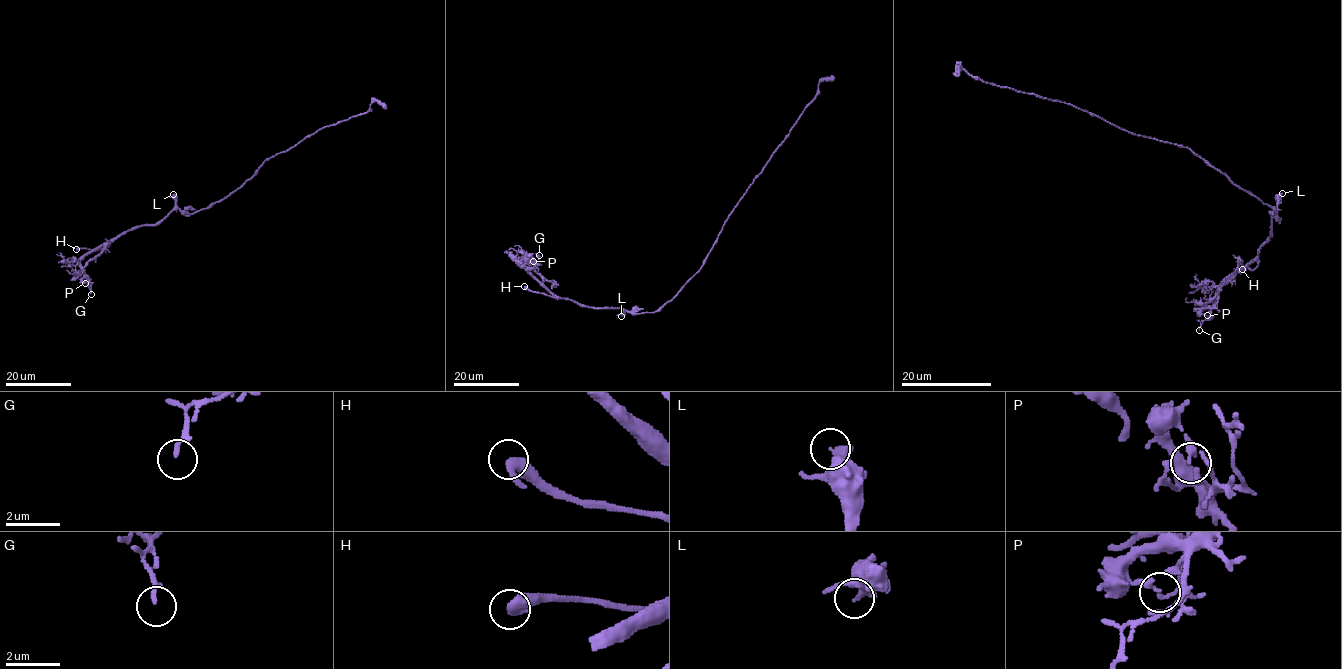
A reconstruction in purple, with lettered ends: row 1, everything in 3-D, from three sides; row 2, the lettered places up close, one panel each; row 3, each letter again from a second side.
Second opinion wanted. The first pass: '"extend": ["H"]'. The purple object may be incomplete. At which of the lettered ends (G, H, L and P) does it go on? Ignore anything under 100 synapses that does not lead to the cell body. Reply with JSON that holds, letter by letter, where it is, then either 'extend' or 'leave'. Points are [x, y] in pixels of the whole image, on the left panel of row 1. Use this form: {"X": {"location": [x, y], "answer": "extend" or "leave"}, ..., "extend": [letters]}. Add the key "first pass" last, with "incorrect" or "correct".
{"G": {"location": [91, 294], "answer": "leave"}, "H": {"location": [76, 249], "answer": "extend"}, "L": {"location": [173, 194], "answer": "leave"}, "P": {"location": [85, 283], "answer": "leave"}, "extend": ["H"], "first pass": "correct"}

